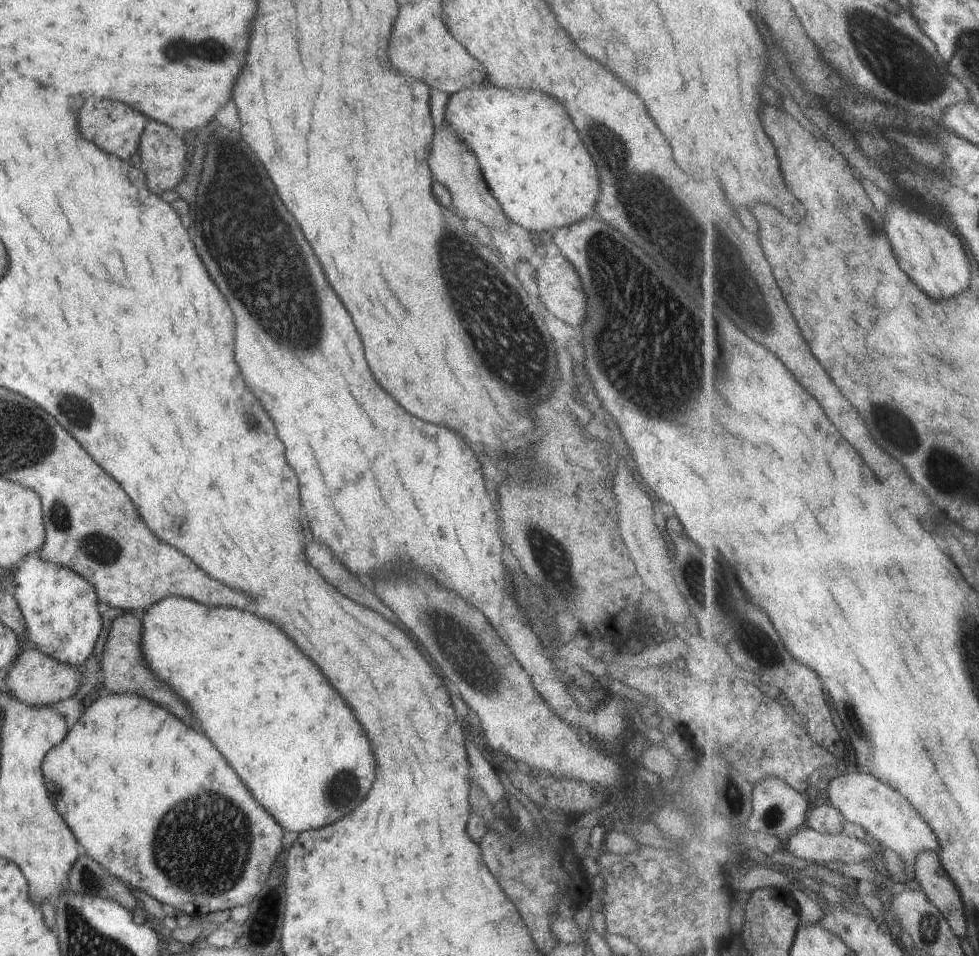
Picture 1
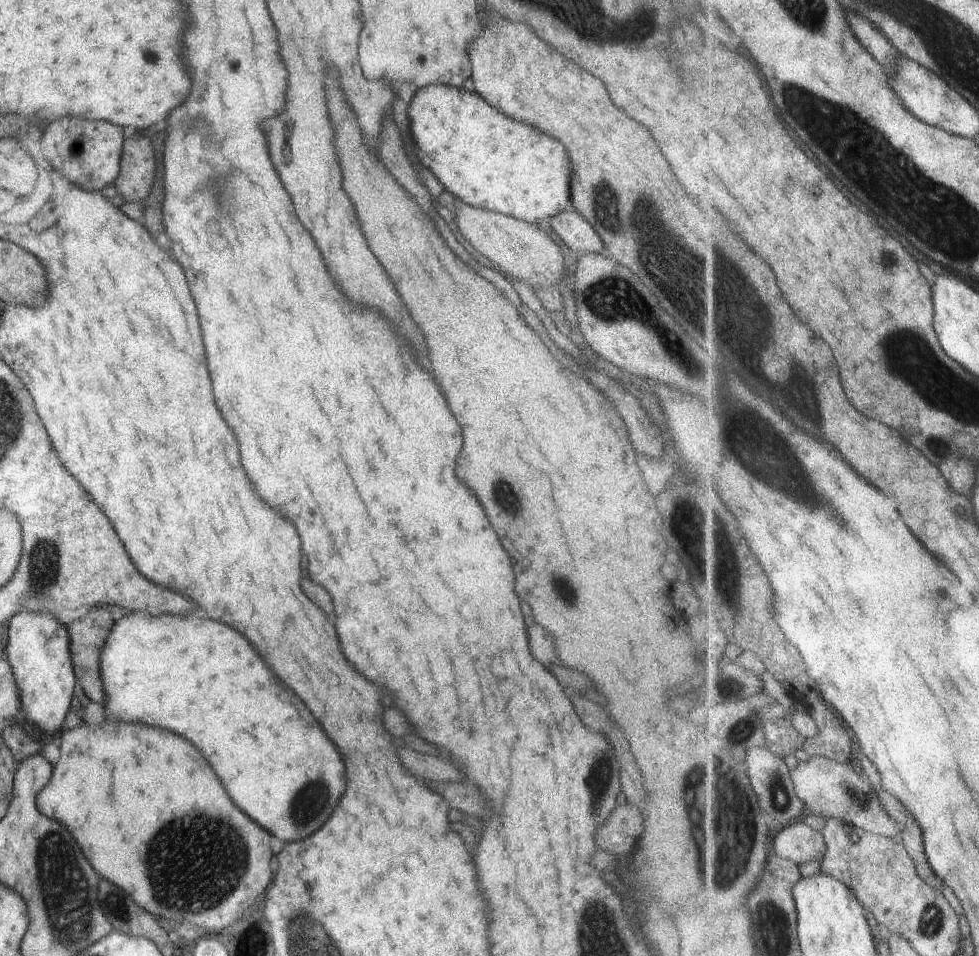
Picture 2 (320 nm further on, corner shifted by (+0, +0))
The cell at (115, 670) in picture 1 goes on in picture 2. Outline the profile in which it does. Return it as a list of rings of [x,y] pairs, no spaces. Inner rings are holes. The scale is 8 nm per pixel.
[[[110,607],[91,608],[85,615],[68,623],[65,627],[69,634],[69,651],[73,664],[74,674],[80,686],[84,689],[85,695],[99,705],[105,704],[105,692],[101,681],[100,653],[105,638],[117,618],[114,617]]]

